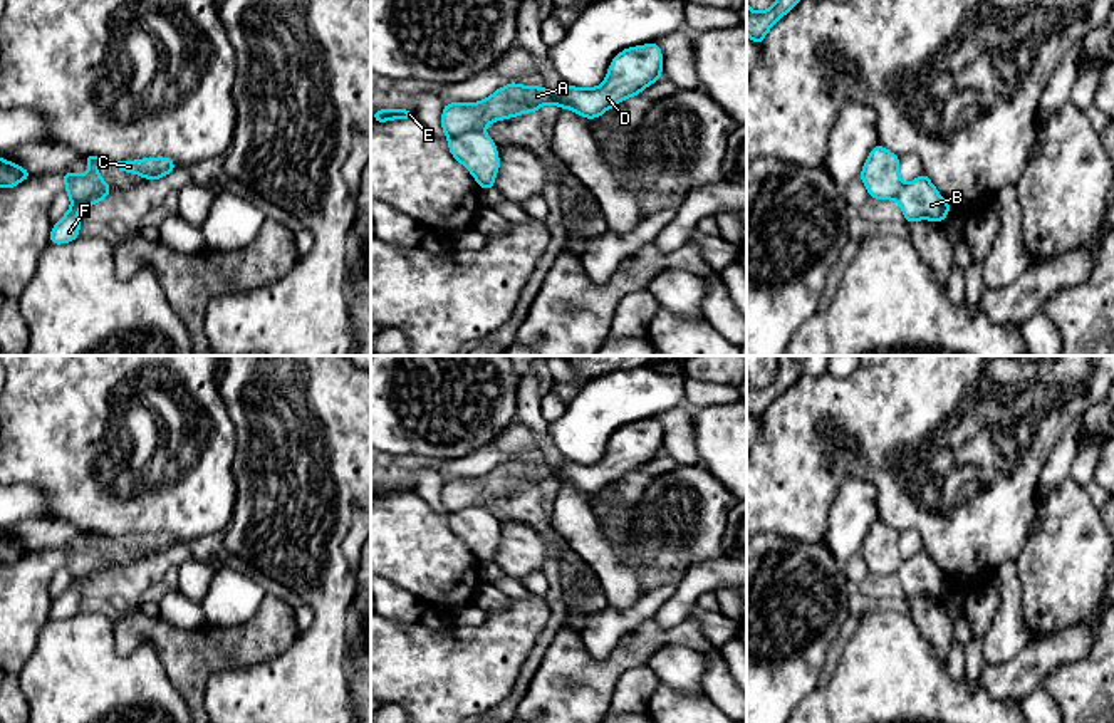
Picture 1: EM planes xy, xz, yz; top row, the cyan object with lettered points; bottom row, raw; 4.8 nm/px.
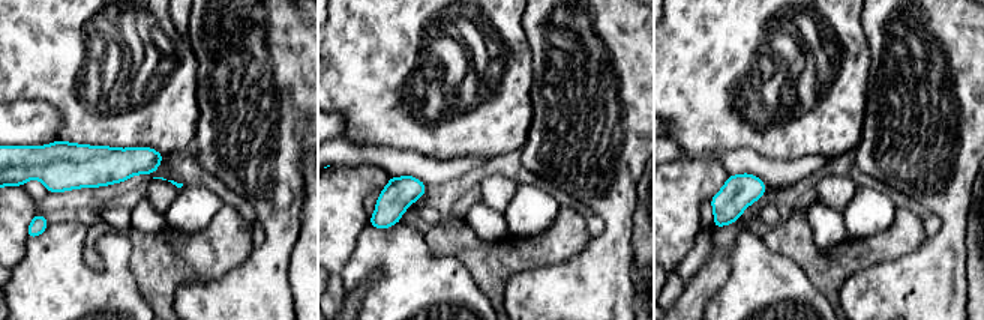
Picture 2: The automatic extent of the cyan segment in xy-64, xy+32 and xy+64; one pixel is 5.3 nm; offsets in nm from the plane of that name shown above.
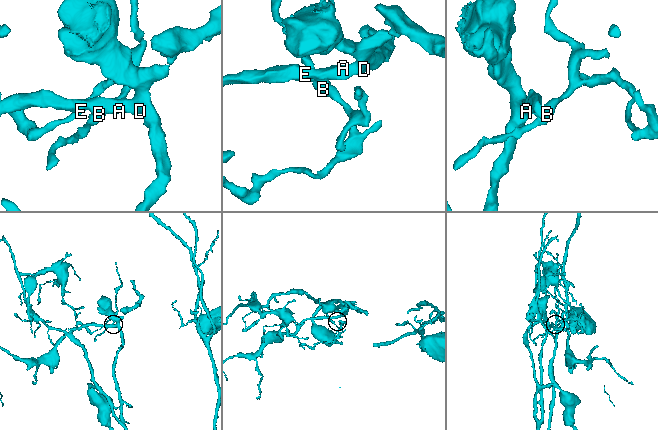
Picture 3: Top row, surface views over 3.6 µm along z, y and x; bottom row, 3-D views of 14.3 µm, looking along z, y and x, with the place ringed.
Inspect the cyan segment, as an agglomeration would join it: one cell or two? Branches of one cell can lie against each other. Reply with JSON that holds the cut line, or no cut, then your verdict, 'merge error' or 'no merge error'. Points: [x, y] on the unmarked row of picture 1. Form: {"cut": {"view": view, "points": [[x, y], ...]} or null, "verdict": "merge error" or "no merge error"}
{"cut": {"view": "xz", "points": [[482, 505], [447, 512]]}, "verdict": "merge error"}

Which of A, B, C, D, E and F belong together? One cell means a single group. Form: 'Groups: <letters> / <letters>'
Groups: A C D E / B F

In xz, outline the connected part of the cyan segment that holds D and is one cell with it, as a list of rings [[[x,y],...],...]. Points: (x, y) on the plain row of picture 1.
[[[656,418],[627,423],[619,428],[606,456],[591,465],[565,460],[555,470],[547,463],[508,458],[480,478],[450,478],[441,490],[445,512],[483,507],[490,498],[537,488],[545,480],[569,483],[587,495],[596,495],[621,476],[639,471],[663,450],[663,428]]]

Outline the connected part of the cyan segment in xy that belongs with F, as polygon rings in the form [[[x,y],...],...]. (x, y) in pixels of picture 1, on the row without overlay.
[[[97,569],[86,577],[72,579],[67,589],[52,602],[52,609],[49,614],[49,619],[60,621],[74,617],[79,612],[81,606],[81,594],[77,590],[77,585],[82,582],[97,580],[99,577],[106,575],[107,570]]]

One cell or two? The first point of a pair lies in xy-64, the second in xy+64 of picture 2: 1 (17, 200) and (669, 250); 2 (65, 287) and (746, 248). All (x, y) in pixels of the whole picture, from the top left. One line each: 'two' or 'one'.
1: one
2: one

